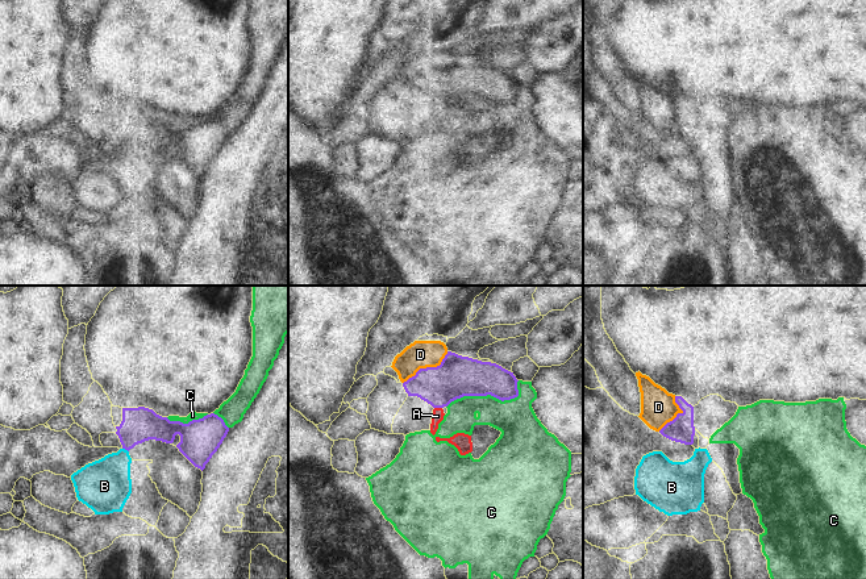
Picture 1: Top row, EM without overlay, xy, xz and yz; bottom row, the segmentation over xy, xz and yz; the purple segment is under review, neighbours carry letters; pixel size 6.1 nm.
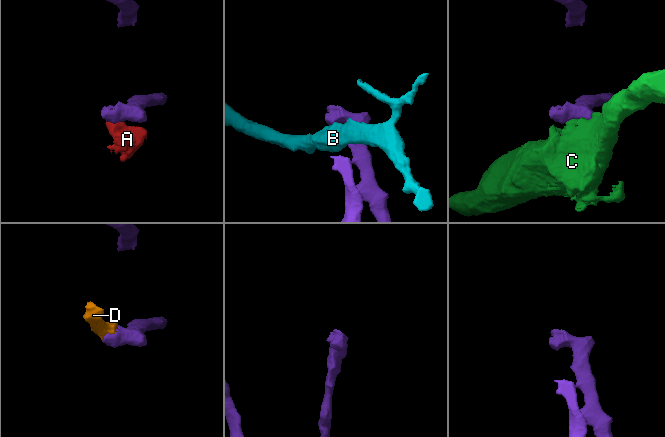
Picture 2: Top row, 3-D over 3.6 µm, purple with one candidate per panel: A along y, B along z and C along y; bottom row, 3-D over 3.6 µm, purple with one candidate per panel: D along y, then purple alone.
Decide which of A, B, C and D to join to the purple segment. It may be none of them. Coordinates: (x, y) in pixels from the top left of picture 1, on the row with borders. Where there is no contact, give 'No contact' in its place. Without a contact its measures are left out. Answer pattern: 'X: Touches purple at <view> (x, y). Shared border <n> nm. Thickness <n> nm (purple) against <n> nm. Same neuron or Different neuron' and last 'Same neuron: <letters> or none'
A: Touches purple at xz (438, 407). Shared border 50 nm. Thickness 260 nm (purple) against 70 nm. Different neuron
B: Touches purple at xy (125, 449). Shared border 50 nm. Thickness 220 nm (purple) against 320 nm. Different neuron
C: Touches purple at xz (488, 394). Shared border 480 nm. Thickness 260 nm (purple) against 240 nm. Different neuron
D: Touches purple at xz (427, 367). Shared border 340 nm. Thickness 260 nm (purple) against 170 nm. Same neuron
Same neuron: D.

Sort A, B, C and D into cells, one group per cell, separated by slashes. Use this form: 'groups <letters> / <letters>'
groups A C / B / D

